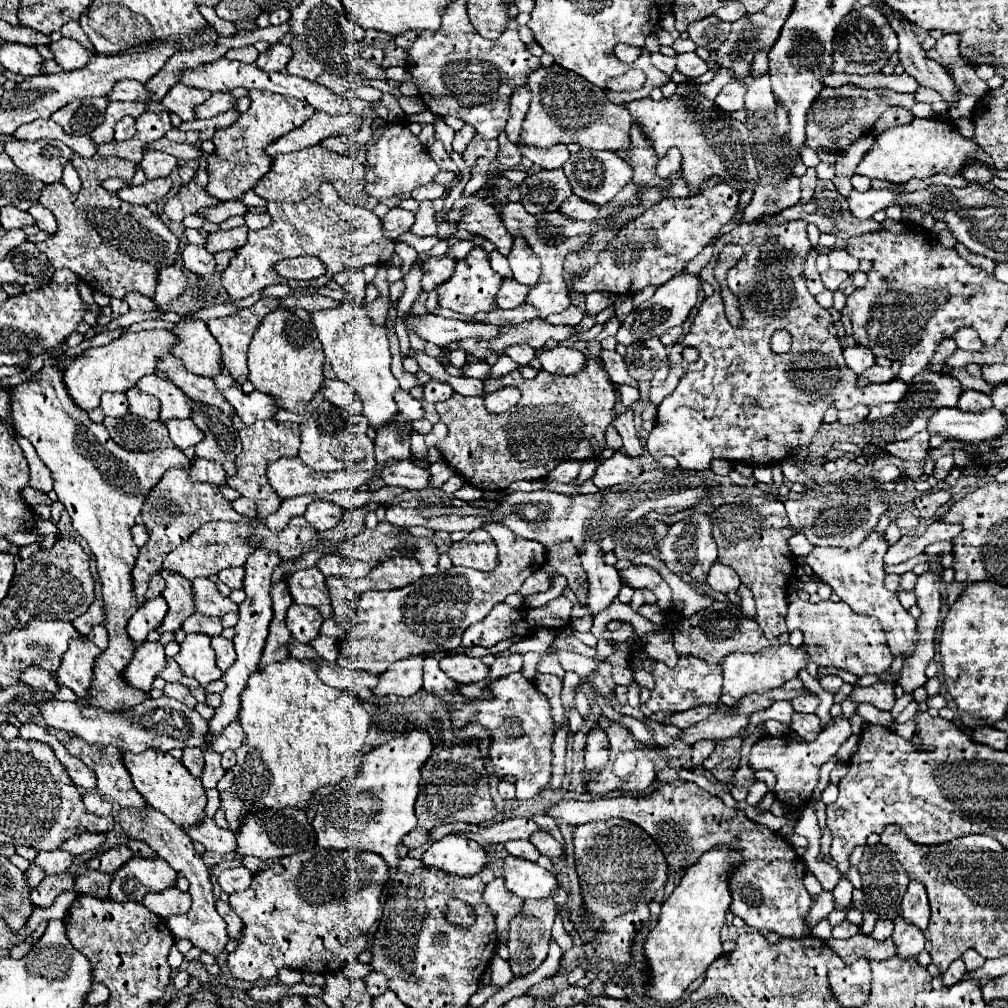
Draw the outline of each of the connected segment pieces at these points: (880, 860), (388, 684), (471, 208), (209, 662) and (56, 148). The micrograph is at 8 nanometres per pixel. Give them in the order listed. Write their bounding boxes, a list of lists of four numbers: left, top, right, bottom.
[[857,843,909,935],[373,655,423,697],[455,199,513,257],[175,633,223,703],[5,139,73,183]]

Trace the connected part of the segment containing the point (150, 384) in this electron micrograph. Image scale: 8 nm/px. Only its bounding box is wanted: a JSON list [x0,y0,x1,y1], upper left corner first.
[137,373,195,421]

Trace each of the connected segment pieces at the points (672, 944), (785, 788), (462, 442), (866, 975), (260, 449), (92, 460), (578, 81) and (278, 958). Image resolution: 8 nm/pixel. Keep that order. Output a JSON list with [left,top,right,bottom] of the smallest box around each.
[[645,847,739,1003],[749,717,851,811],[437,355,617,491],[829,959,871,1007],[227,421,299,517],[9,363,191,711],[519,65,633,151],[227,849,389,983]]

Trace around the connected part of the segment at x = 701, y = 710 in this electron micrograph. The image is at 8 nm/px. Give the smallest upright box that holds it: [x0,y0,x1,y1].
[663,707,719,729]

